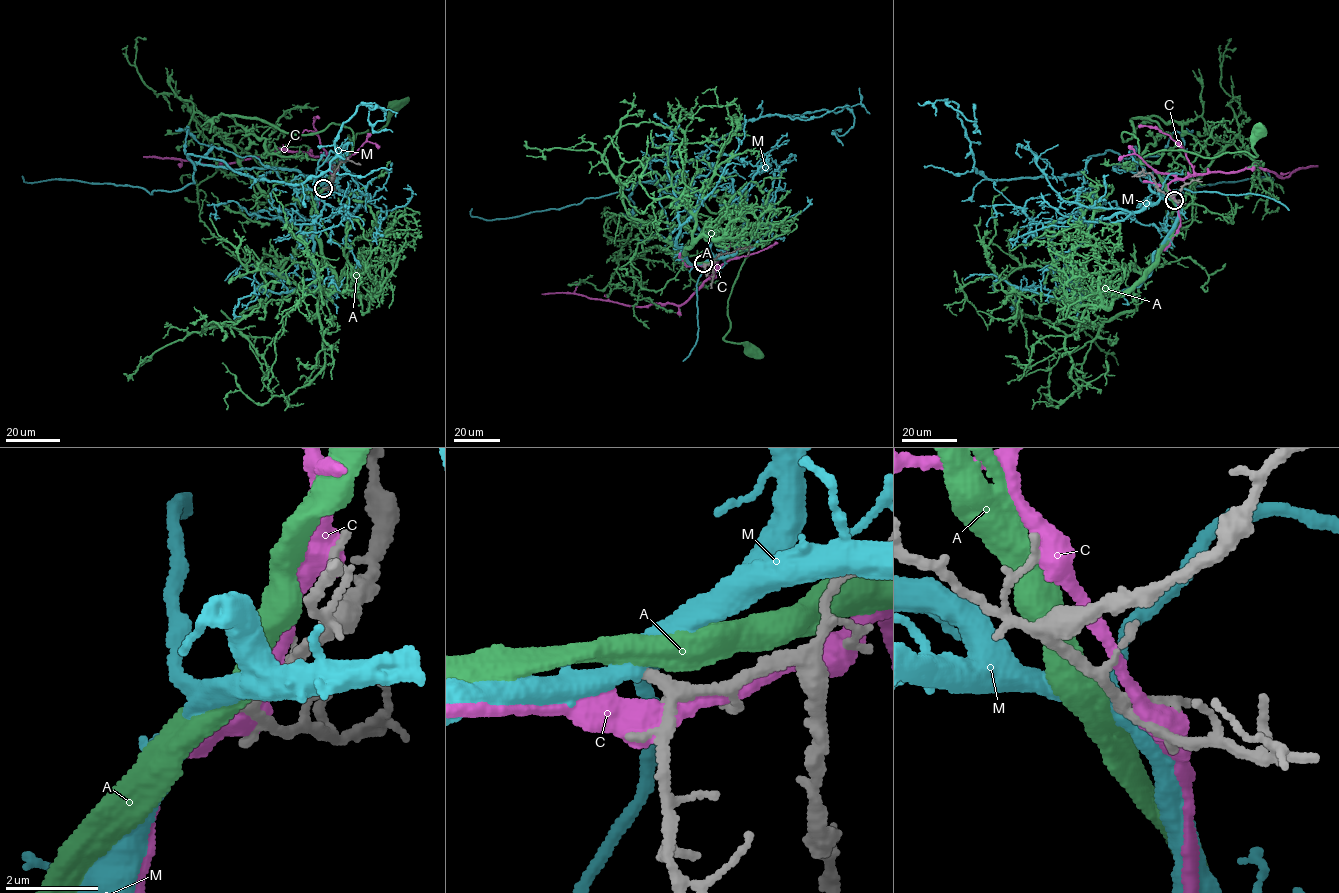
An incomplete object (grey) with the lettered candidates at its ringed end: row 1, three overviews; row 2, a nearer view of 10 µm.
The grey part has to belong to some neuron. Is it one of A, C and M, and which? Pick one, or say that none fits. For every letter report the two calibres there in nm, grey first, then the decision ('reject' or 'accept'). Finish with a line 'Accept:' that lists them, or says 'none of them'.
A: calibres 200 and 480 nm; accept
C: calibres 240 and 480 nm; reject
M: calibres 180 and 400 nm; reject
Accept: A

